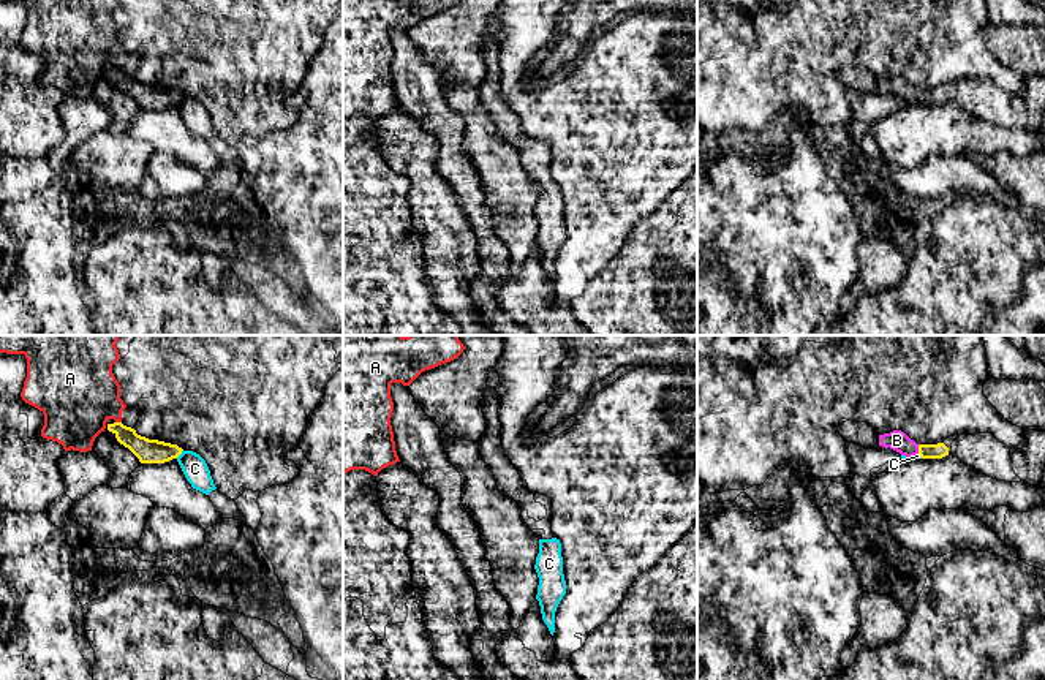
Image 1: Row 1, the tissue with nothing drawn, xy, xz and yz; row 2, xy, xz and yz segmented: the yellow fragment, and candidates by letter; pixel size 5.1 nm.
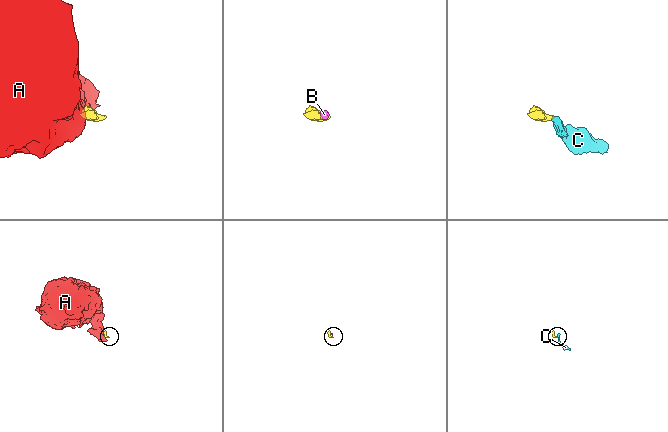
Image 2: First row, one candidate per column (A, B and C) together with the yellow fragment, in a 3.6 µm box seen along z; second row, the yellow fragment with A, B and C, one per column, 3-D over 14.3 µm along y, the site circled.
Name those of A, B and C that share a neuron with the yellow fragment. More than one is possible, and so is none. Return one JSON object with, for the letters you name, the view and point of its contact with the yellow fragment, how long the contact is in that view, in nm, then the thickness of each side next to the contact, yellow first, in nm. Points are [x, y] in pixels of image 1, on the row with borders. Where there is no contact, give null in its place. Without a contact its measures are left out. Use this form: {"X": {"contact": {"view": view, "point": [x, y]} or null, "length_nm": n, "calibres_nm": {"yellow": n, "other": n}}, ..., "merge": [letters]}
{"B": {"contact": {"view": "yz", "point": [919, 449]}, "length_nm": 50, "calibres_nm": {"yellow": 80, "other": 110}}, "merge": ["B"]}

